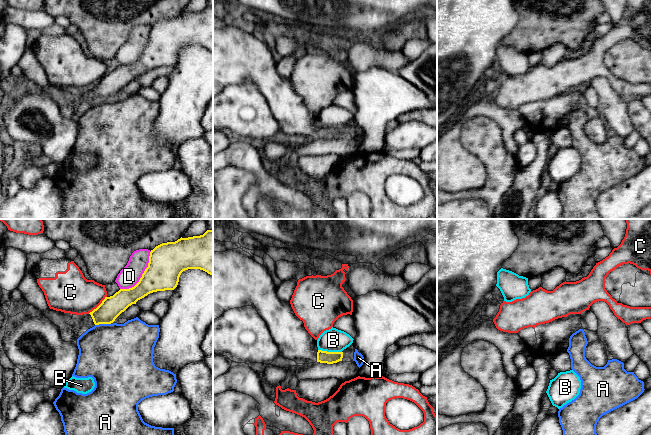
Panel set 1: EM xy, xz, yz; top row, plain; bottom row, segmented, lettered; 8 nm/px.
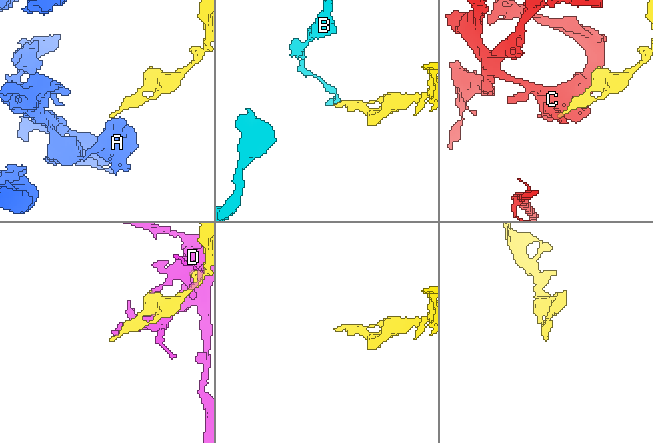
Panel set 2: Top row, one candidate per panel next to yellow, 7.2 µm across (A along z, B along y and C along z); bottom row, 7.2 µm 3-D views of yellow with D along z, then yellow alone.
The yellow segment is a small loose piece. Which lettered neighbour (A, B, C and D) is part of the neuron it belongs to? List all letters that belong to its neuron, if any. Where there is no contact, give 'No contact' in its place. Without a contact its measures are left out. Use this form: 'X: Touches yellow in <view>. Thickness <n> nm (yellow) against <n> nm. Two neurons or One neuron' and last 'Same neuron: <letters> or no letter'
A: Touches yellow in xy. Thickness 180 nm (yellow) against 480 nm. Two neurons
B: Touches yellow in xz. Thickness 100 nm (yellow) against 190 nm. Two neurons
C: Touches yellow in xy. Thickness 180 nm (yellow) against 320 nm. Two neurons
D: Touches yellow in xy. Thickness 300 nm (yellow) against 170 nm. Two neurons
Same neuron: no letter

